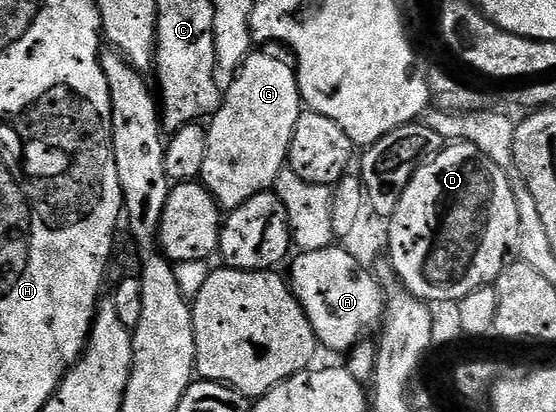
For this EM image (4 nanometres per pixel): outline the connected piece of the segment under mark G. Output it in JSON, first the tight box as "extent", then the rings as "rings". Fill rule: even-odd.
{"extent":[201,54,305,211],"rings":[[[248,54],[243,65],[234,71],[232,78],[235,79],[225,86],[218,110],[210,115],[207,126],[207,155],[201,181],[224,211],[233,211],[253,196],[270,191],[279,173],[287,166],[287,153],[291,147],[293,132],[305,109],[303,97],[299,95],[296,67],[288,62],[275,54]]]}

